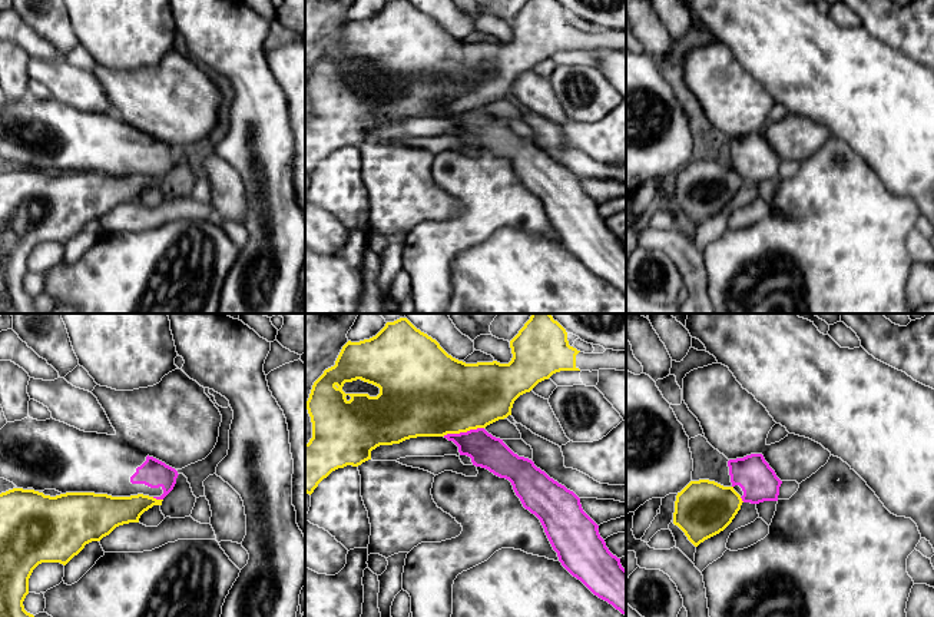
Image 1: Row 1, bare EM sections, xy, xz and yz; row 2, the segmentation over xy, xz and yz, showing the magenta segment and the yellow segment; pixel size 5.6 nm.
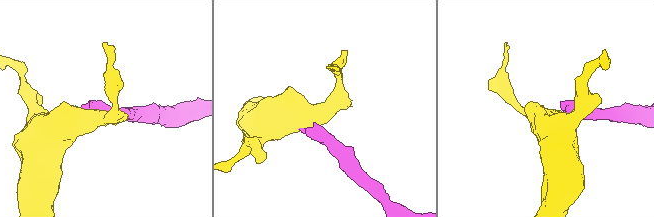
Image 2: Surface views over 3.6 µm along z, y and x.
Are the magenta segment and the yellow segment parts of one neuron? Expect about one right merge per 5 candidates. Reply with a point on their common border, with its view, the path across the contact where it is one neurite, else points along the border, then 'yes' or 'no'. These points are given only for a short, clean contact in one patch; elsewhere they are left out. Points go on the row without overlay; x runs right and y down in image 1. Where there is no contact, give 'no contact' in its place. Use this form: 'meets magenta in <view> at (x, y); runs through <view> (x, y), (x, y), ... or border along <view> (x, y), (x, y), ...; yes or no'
meets magenta in xz at (463, 112); border along xz (483, 106), (443, 115); no

